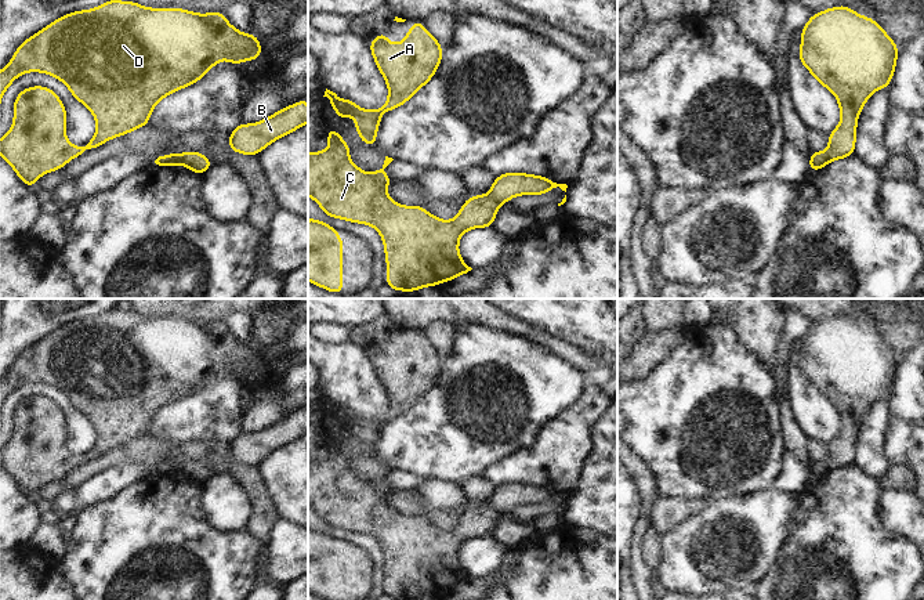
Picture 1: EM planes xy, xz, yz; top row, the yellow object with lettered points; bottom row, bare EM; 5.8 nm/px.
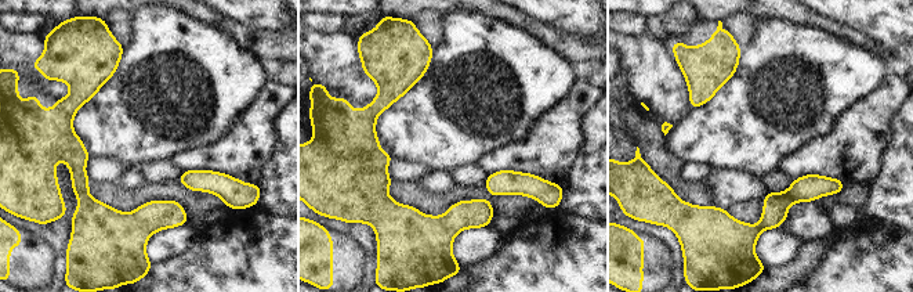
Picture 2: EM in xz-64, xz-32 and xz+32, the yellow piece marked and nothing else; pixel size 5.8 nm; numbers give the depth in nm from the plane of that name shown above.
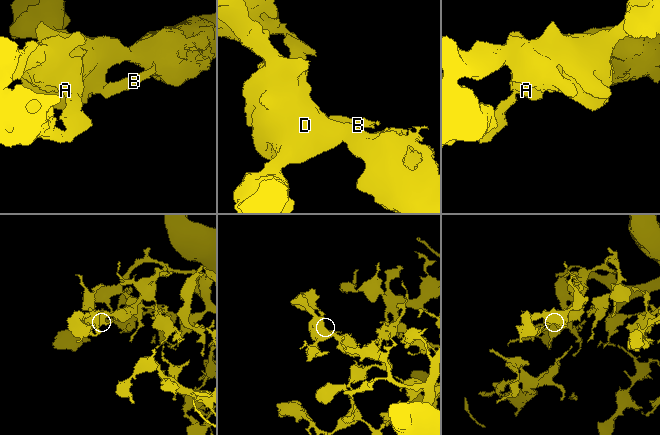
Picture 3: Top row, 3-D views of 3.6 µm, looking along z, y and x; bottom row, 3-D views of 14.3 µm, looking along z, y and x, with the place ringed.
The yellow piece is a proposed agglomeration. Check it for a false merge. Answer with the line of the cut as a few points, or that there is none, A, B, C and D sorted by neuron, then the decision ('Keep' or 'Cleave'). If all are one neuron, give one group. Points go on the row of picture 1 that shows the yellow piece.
Split along xz (491, 194), (503, 202). Groups: A C D / B. Cleave

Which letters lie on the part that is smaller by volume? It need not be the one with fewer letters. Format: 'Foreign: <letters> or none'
Foreign: B

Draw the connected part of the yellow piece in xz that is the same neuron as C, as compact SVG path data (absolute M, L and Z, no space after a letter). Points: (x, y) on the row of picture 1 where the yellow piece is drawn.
M329 127L326 135L330 147L322 152L308 153L308 196L315 199L326 214L373 225L380 232L387 260L385 283L391 289L417 292L424 286L435 288L472 270L459 254L460 236L471 228L492 227L501 200L492 195L471 196L452 221L434 217L423 206L398 205L385 194L385 188L394 182L384 171L392 158L385 156L380 170L366 174L349 160L348 142L341 140L338 131Z

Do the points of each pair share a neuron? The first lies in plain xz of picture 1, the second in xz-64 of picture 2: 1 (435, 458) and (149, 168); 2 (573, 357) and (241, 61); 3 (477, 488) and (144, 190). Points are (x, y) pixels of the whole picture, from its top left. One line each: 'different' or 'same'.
1: different
2: different
3: different

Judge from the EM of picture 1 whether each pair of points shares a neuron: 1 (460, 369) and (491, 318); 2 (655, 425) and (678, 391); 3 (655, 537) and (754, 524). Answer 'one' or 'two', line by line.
1: two
2: one
3: two

